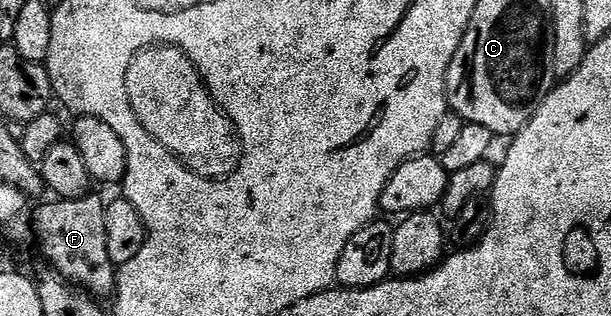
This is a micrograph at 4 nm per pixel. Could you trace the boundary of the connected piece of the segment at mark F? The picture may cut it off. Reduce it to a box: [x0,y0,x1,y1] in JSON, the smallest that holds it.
[34,193,118,297]

